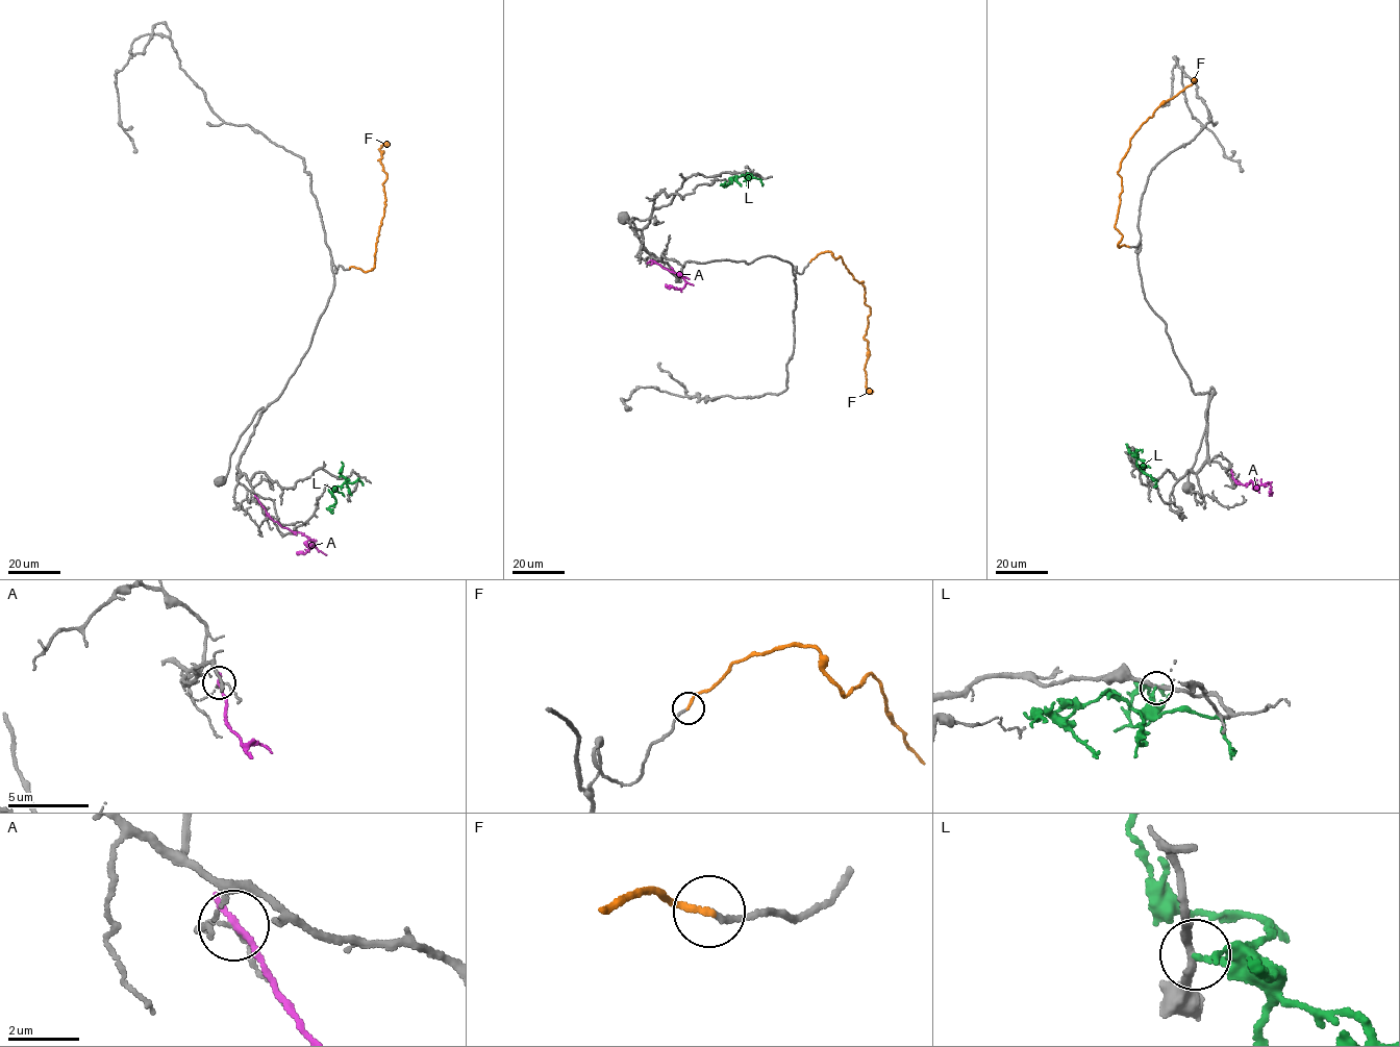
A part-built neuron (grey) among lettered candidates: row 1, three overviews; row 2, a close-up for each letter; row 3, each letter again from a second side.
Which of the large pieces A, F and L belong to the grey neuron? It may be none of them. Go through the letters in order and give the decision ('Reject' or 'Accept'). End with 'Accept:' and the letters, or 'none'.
A: Reject
F: Accept
L: Reject
Accept: F

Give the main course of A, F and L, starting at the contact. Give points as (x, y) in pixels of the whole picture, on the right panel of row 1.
A: (1231, 471), (1232, 478), (1240, 484), (1249, 480), (1259, 484), (1269, 482), (1269, 496)
F: (1128, 247), (1118, 247), (1122, 234), (1115, 227), (1122, 192), (1117, 172), (1121, 159), (1143, 122), (1194, 79)
L: (1131, 455), (1138, 458), (1136, 465), (1144, 473), (1156, 479), (1154, 487)

